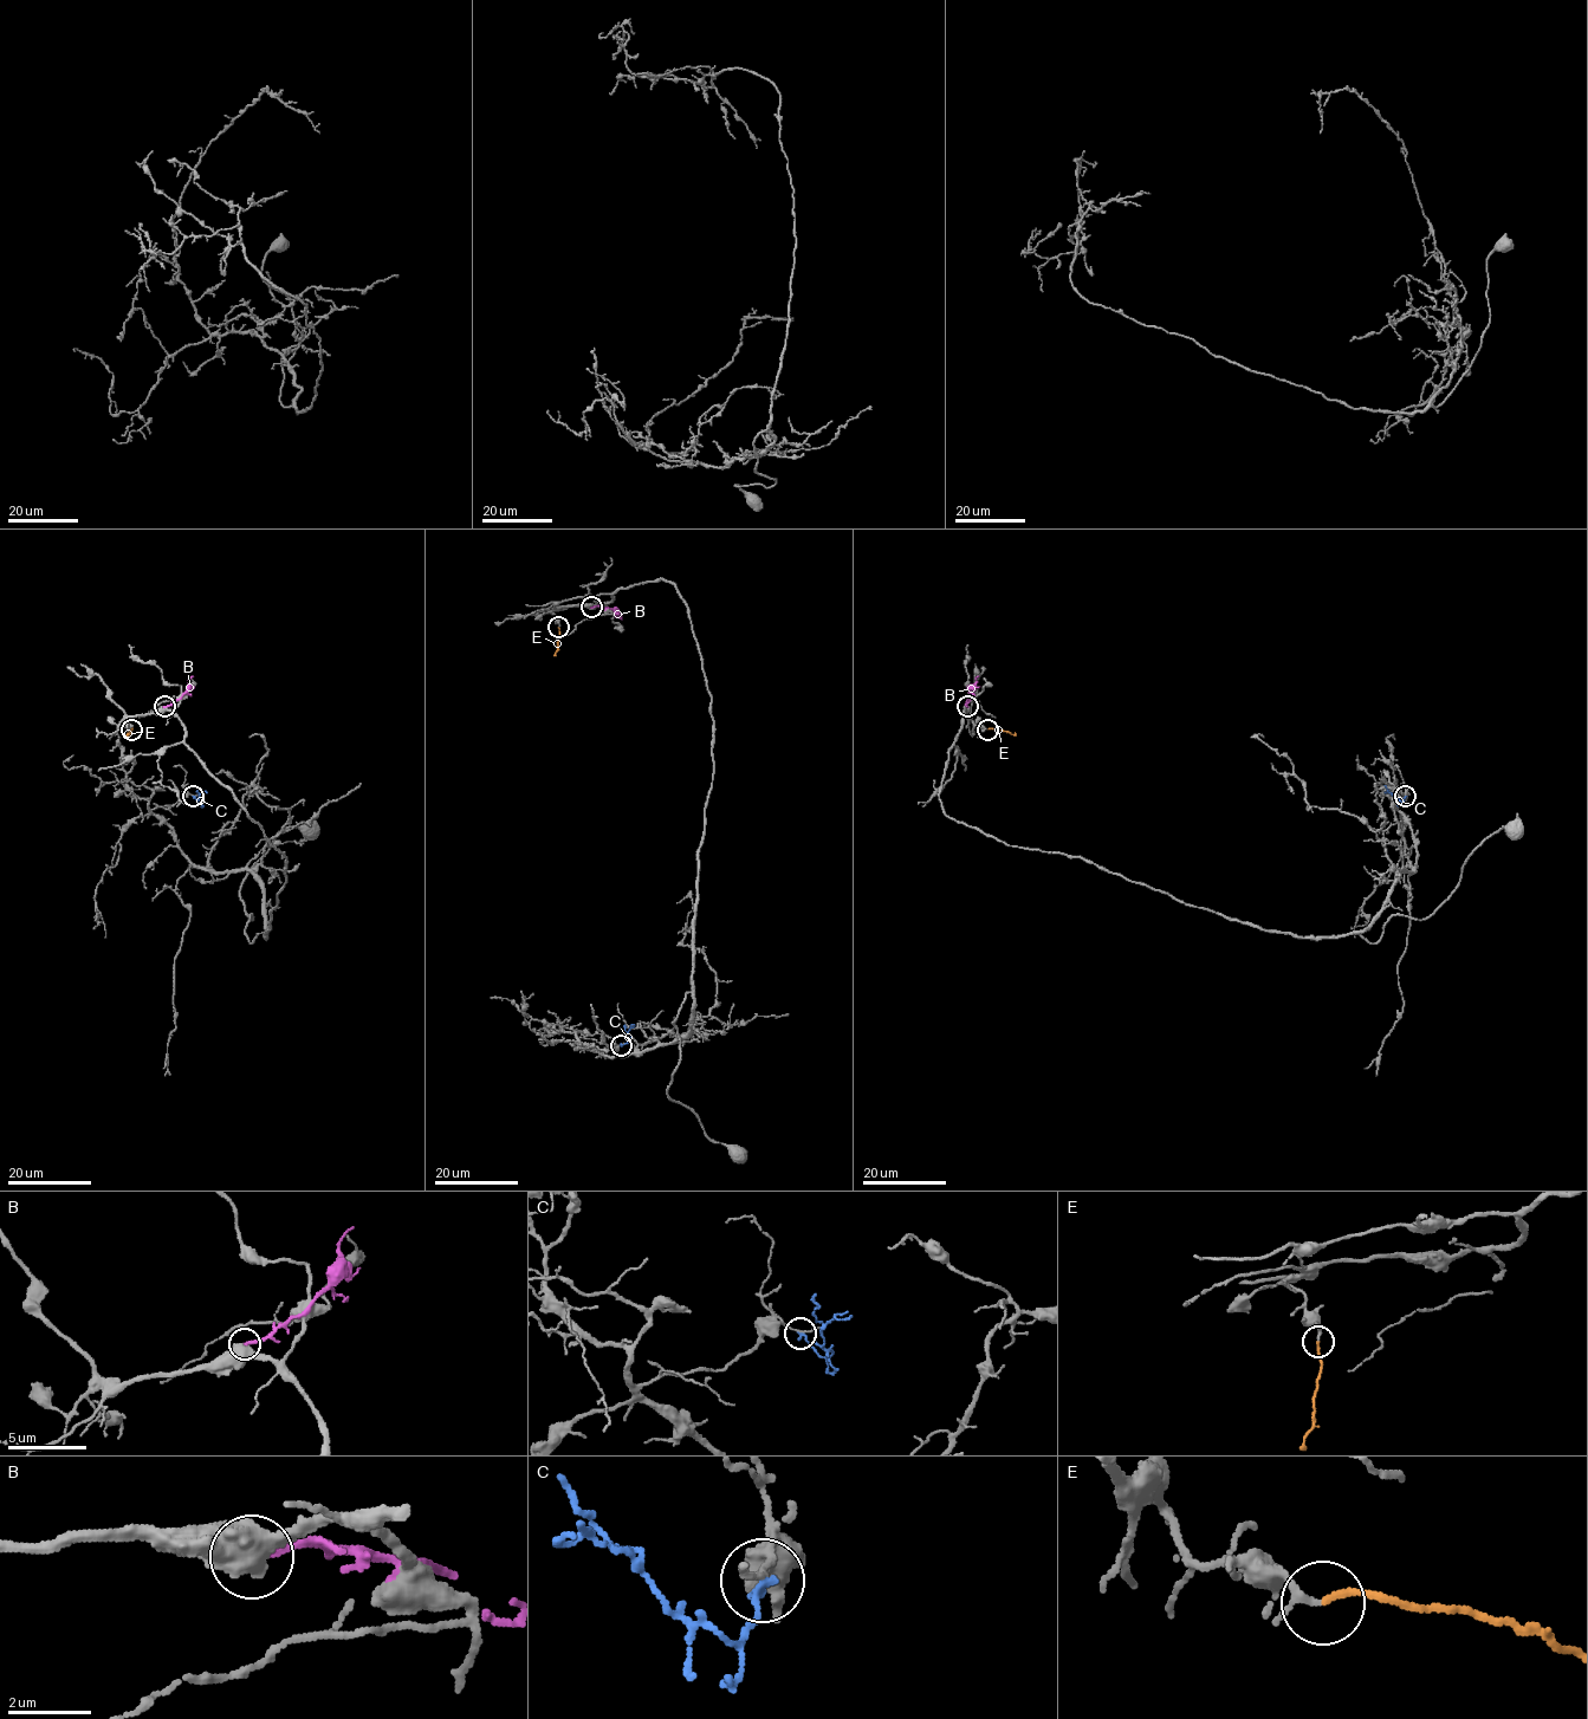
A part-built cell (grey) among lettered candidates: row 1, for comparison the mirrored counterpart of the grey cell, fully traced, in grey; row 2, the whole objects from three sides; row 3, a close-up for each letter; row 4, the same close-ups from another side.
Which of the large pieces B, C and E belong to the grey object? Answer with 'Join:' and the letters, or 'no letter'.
Join: E

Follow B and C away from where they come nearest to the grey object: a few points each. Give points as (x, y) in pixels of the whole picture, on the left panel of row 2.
B: (163, 706), (180, 698), (193, 676)
C: (193, 796), (200, 802), (199, 795), (207, 792)

